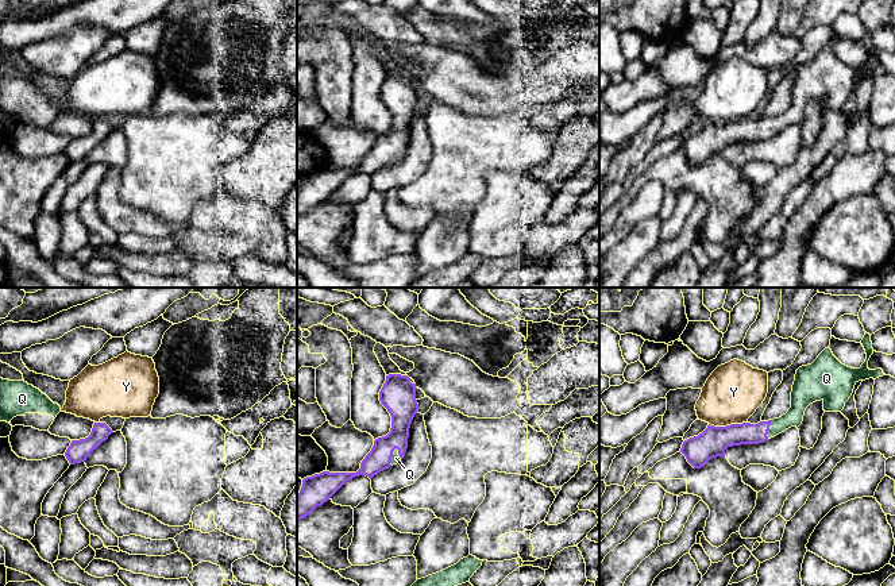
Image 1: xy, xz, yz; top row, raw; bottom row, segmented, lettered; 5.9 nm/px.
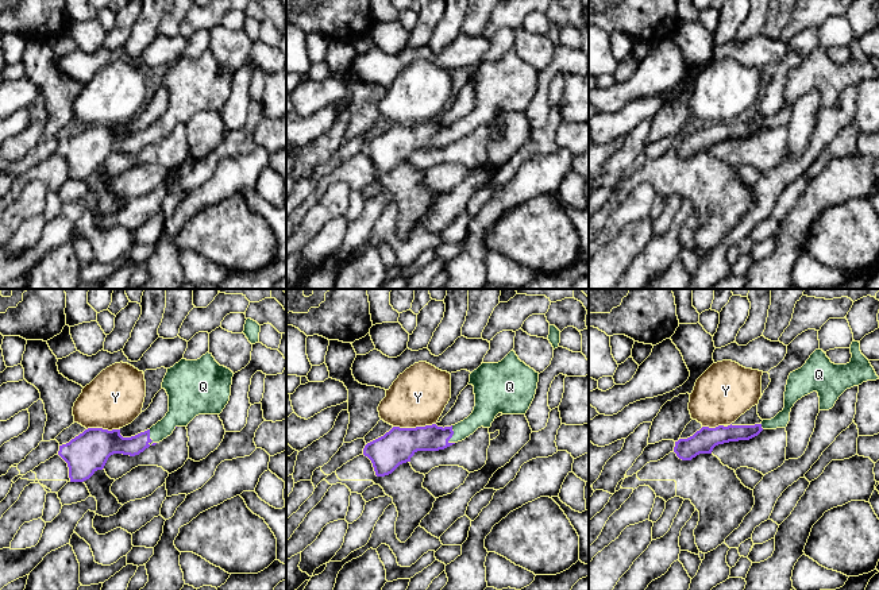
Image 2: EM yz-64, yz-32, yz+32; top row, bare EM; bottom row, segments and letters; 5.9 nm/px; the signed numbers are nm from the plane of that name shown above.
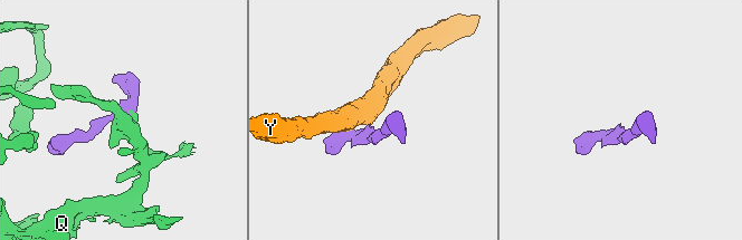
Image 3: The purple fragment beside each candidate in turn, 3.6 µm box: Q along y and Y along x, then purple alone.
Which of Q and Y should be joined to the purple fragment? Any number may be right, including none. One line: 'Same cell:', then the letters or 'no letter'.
Same cell: Q

